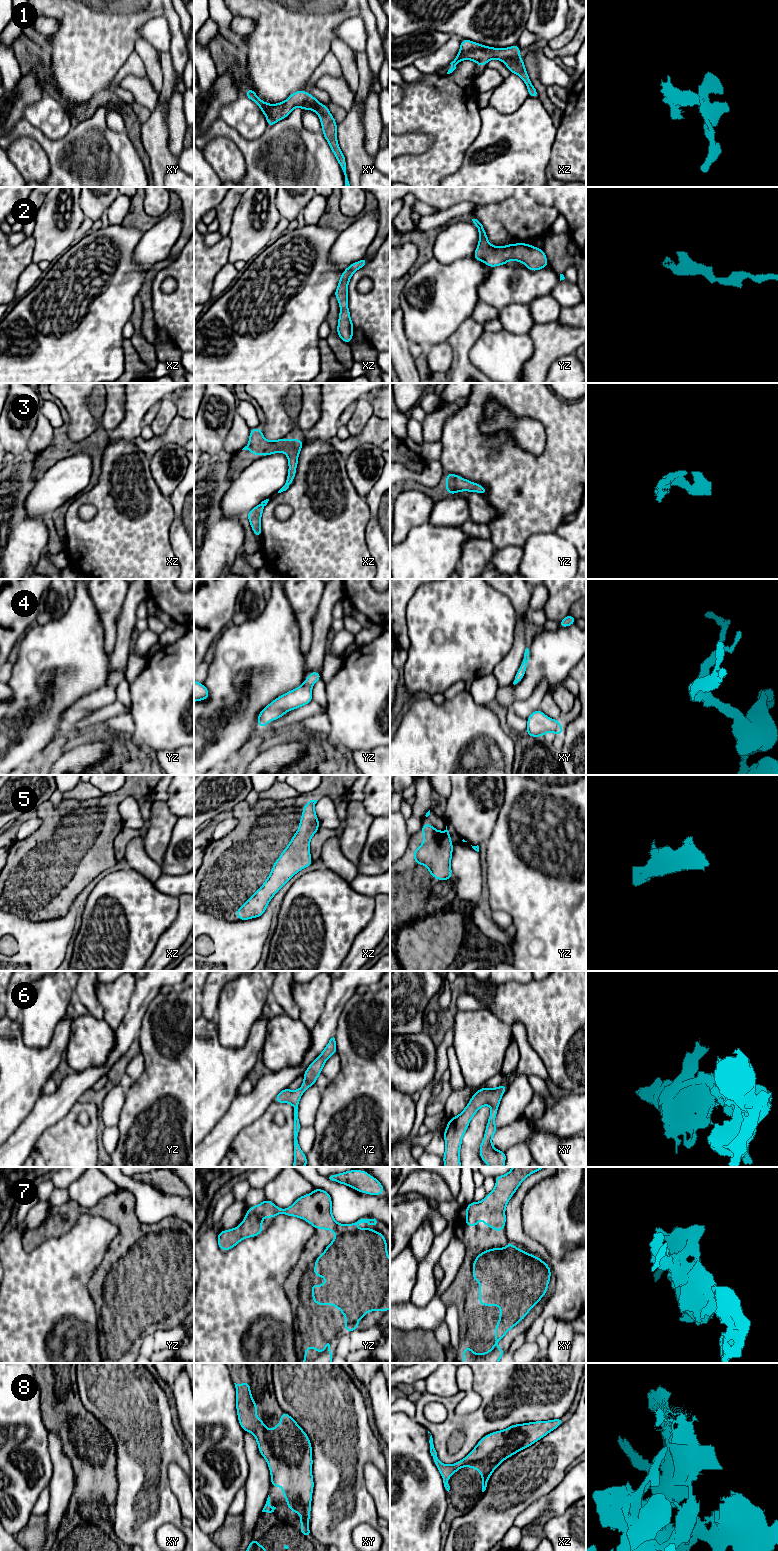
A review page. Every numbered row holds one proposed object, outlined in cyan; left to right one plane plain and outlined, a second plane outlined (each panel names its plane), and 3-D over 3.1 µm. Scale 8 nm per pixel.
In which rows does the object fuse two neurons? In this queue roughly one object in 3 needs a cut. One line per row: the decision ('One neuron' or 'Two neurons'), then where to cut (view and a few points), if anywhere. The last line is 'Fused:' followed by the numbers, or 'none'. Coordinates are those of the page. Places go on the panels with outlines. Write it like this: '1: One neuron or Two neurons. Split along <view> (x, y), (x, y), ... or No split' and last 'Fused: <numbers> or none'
1: One neuron. No split
2: One neuron. No split
3: One neuron. No split
4: One neuron. No split
5: One neuron. No split
6: One neuron. No split
7: One neuron. No split
8: One neuron. No split
Fused: none

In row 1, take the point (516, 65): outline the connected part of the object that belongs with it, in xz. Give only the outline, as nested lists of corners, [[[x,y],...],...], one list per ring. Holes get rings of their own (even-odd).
[[[462,39],[459,53],[450,63],[451,68],[448,70],[447,74],[452,73],[456,69],[458,63],[462,60],[472,60],[475,61],[478,66],[483,67],[491,59],[498,59],[505,63],[505,66],[511,73],[521,77],[527,86],[529,97],[538,98],[538,91],[532,85],[523,58],[519,56],[520,50],[521,48],[518,44],[509,48],[494,48],[475,43],[471,40]]]

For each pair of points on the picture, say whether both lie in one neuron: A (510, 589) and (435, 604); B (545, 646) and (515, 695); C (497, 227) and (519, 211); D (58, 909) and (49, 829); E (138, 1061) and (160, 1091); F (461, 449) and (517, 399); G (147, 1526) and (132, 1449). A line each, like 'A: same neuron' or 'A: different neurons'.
A: different neurons
B: same neuron
C: same neuron
D: same neuron
E: different neurons
F: same neuron
G: same neuron

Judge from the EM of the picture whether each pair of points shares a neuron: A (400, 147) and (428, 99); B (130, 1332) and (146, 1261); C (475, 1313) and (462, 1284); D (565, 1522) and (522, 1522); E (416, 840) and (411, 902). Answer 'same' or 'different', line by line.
A: different
B: same
C: same
D: different
E: same

